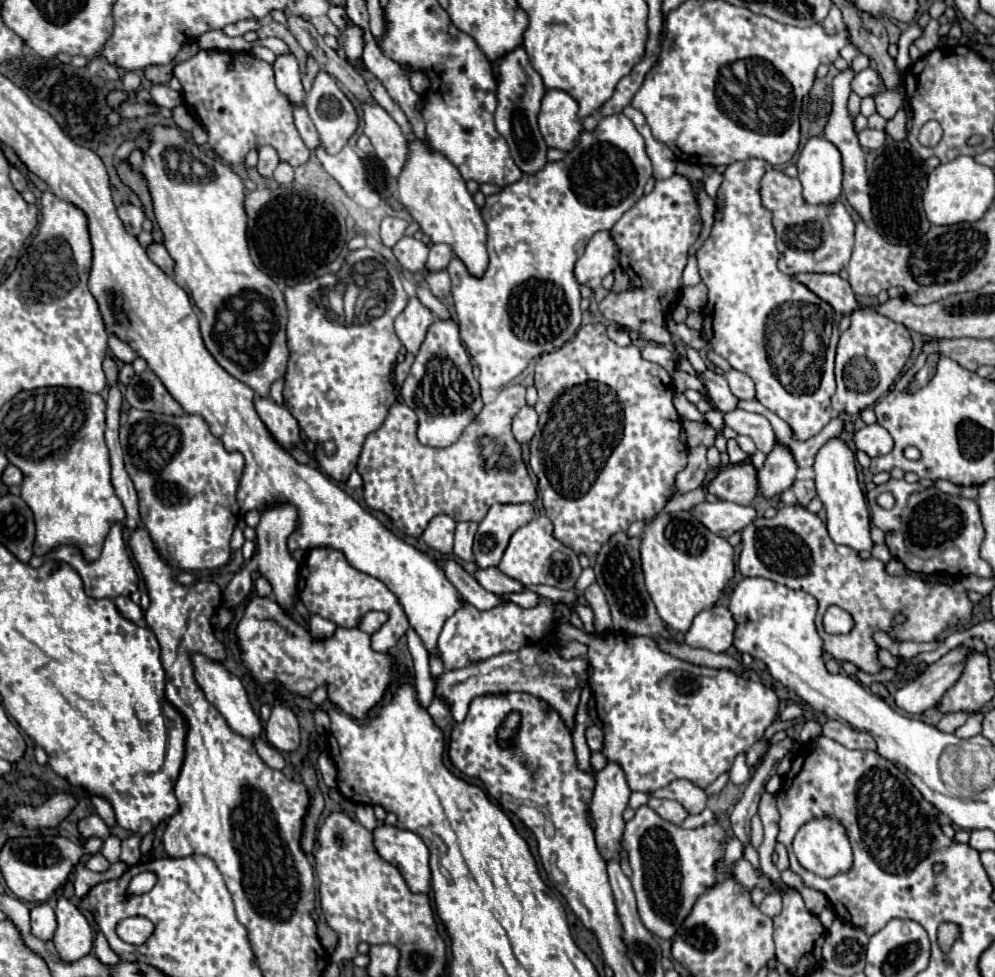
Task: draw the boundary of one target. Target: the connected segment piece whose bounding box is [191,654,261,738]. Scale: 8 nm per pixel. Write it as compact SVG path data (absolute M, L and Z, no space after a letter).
M191 654L191 662L193 662L193 668L195 668L197 684L205 692L207 700L223 714L223 718L227 720L231 730L235 730L237 734L241 734L245 738L259 736L261 734L261 722L259 722L259 718L255 716L251 704L249 704L249 696L247 696L241 680L237 676L233 676L221 662L213 662L211 658L205 658L203 654Z

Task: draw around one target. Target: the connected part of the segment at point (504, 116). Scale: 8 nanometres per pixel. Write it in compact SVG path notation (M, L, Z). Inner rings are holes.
M523 46L521 50L513 50L497 70L493 70L497 80L497 110L495 110L495 126L499 134L507 140L509 150L513 154L515 164L527 172L535 174L547 162L547 144L537 126L537 114L541 108L541 100L545 96L545 84L539 72L531 66Z

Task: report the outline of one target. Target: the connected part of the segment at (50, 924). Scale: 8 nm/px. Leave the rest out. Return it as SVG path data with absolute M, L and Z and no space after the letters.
M39 904L31 910L31 934L39 940L51 940L55 934L57 922L51 904Z

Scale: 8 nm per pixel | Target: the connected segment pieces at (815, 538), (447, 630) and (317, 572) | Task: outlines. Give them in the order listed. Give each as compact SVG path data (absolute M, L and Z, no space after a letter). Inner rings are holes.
M799 504L781 506L769 520L753 520L741 534L741 574L767 578L815 596L819 600L815 626L823 640L823 650L837 662L851 662L867 674L877 674L883 670L879 662L879 646L873 640L875 632L883 630L897 642L931 642L943 630L969 624L973 618L973 604L967 598L967 592L955 592L947 584L931 584L909 574L889 576L881 560L863 560L853 548L835 544L829 538L821 518ZM833 604L841 606L853 616L855 626L845 636L831 636L823 630L823 614ZM897 614L905 616L905 622L899 624L895 620Z
M541 596L539 604L533 608L521 608L513 602L501 602L489 610L477 610L475 606L469 606L467 600L461 598L461 602L461 608L445 620L445 626L437 640L439 658L445 670L459 670L471 662L481 662L503 652L517 652L529 644L545 648L557 648L559 644L559 638L557 642L553 642L559 624L555 620L555 602L549 598Z
M323 546L321 550L309 550L299 568L297 592L301 602L311 614L319 614L321 618L331 620L337 626L345 626L345 628L355 628L361 616L367 612L373 610L385 612L389 616L385 626L381 626L381 630L377 630L371 636L371 646L377 652L387 652L389 648L393 648L409 628L409 620L405 618L405 612L401 610L401 602L397 602L397 596L381 580L369 574L361 574L357 568L349 566L341 550L333 550L327 546Z

